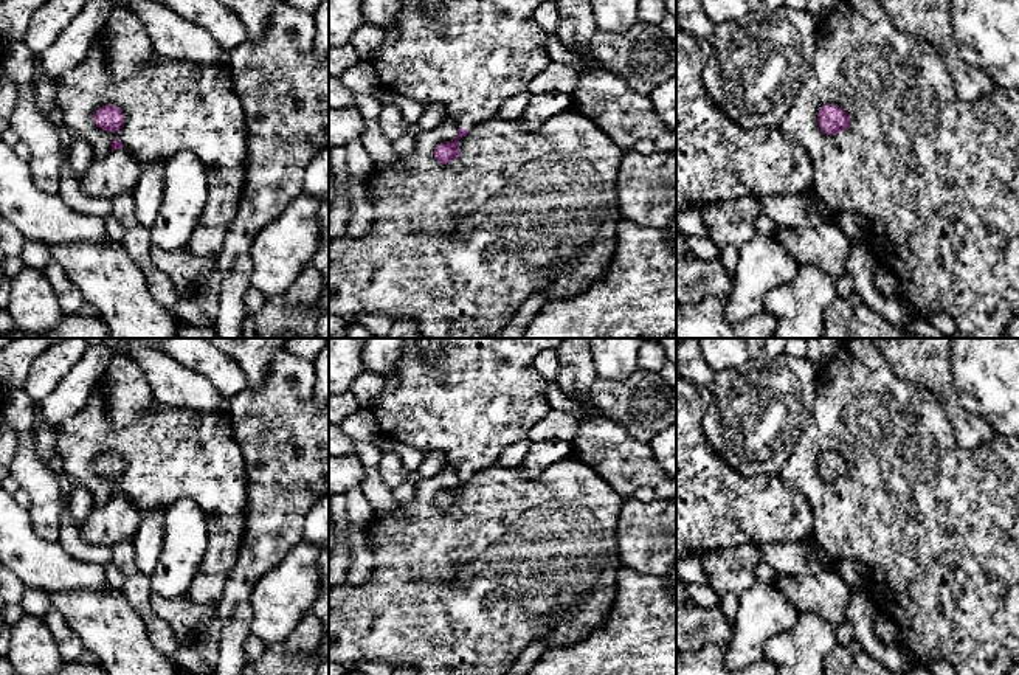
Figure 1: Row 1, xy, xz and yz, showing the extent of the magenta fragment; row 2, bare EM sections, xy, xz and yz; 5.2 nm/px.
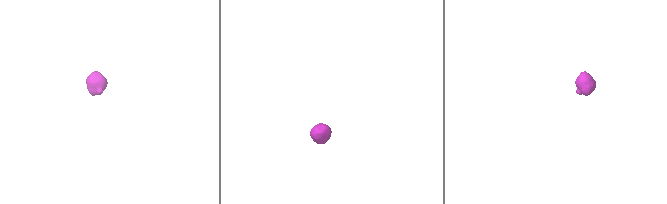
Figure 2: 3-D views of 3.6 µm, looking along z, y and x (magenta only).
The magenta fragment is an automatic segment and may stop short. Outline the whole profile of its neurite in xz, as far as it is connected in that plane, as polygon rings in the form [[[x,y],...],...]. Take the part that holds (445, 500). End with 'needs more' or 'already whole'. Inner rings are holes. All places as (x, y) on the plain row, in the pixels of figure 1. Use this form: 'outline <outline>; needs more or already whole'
outline [[[403,338],[402,355],[394,369],[386,374],[385,386],[378,407],[374,410],[382,436],[411,445],[423,455],[442,453],[447,466],[451,466],[458,476],[454,489],[440,490],[434,498],[434,506],[447,512],[461,503],[459,487],[468,481],[478,470],[495,464],[498,456],[513,442],[526,441],[532,427],[541,421],[551,410],[544,389],[546,380],[537,372],[534,360],[544,349],[555,349],[561,338]]]; needs more

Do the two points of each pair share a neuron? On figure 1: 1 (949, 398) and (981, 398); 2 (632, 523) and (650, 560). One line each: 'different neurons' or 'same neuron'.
1: different neurons
2: same neuron

